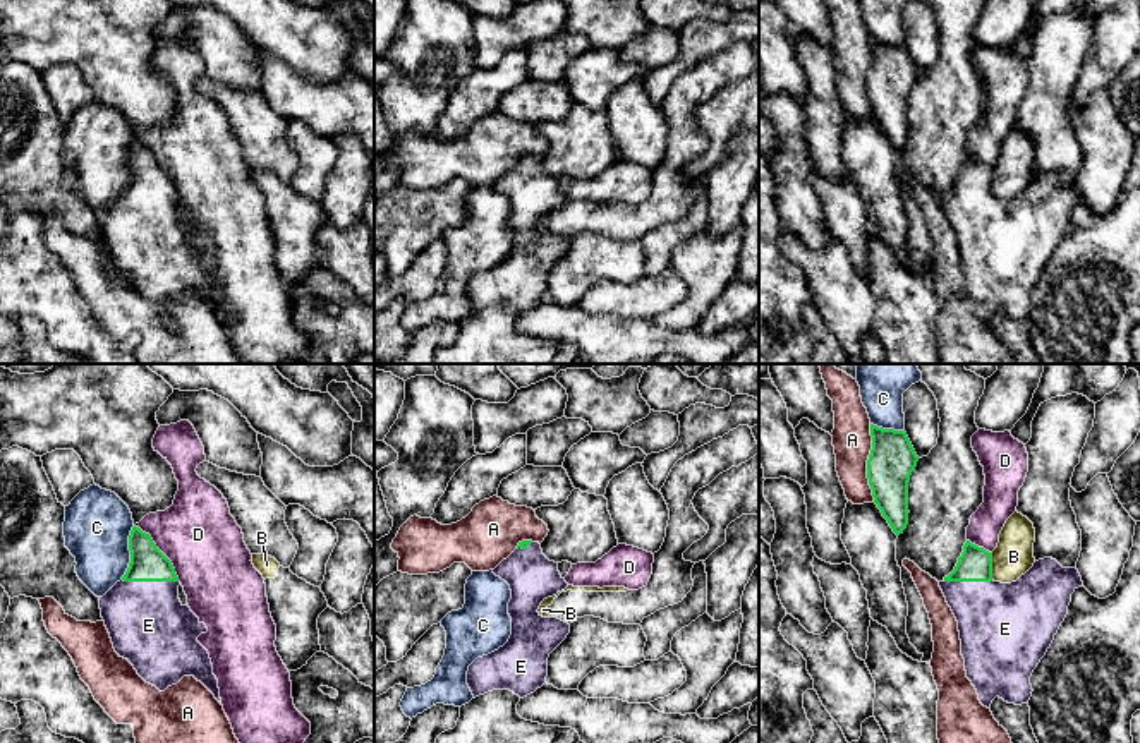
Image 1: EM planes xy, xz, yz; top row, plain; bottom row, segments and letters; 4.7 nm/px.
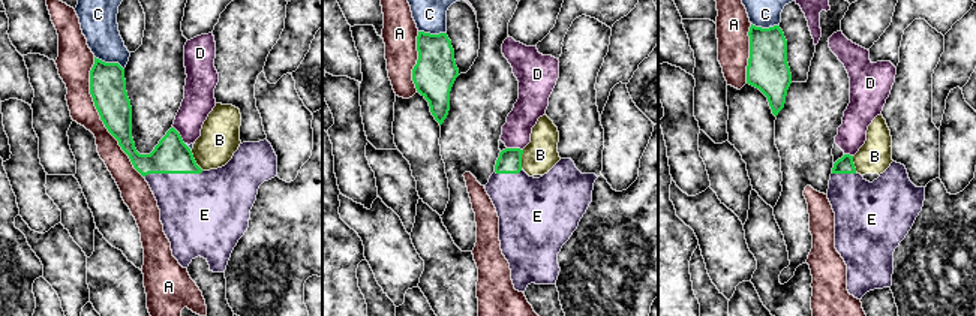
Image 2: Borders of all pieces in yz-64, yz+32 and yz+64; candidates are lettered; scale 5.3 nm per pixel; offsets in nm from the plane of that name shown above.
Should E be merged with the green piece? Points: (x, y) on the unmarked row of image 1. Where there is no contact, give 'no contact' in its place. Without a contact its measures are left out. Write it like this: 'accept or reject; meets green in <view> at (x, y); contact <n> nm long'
accept; meets green in xy at (150, 196); contact 260 nm long

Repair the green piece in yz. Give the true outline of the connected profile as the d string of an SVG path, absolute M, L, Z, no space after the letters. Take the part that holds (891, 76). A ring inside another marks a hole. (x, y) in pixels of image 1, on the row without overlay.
M870 39L867 94L874 118L896 151L908 141L908 98L919 72L905 46Z

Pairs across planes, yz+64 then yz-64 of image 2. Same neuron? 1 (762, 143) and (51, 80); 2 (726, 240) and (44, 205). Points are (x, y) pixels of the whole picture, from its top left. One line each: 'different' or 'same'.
1: different
2: different

